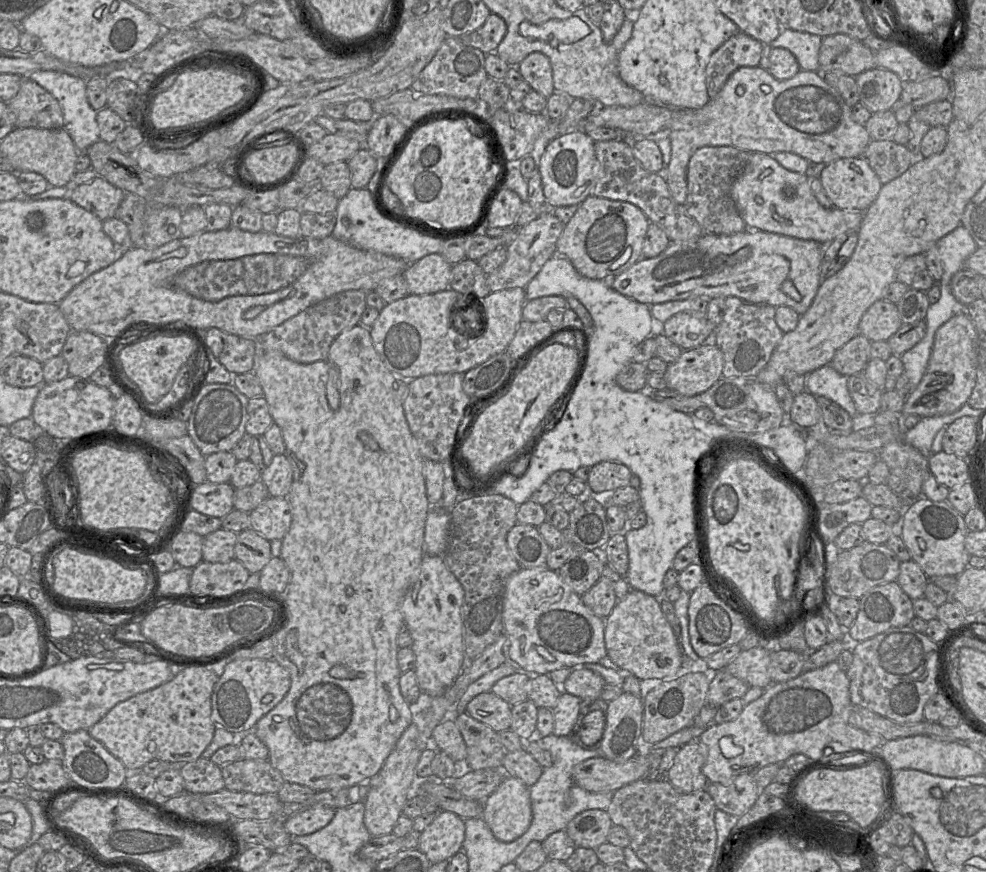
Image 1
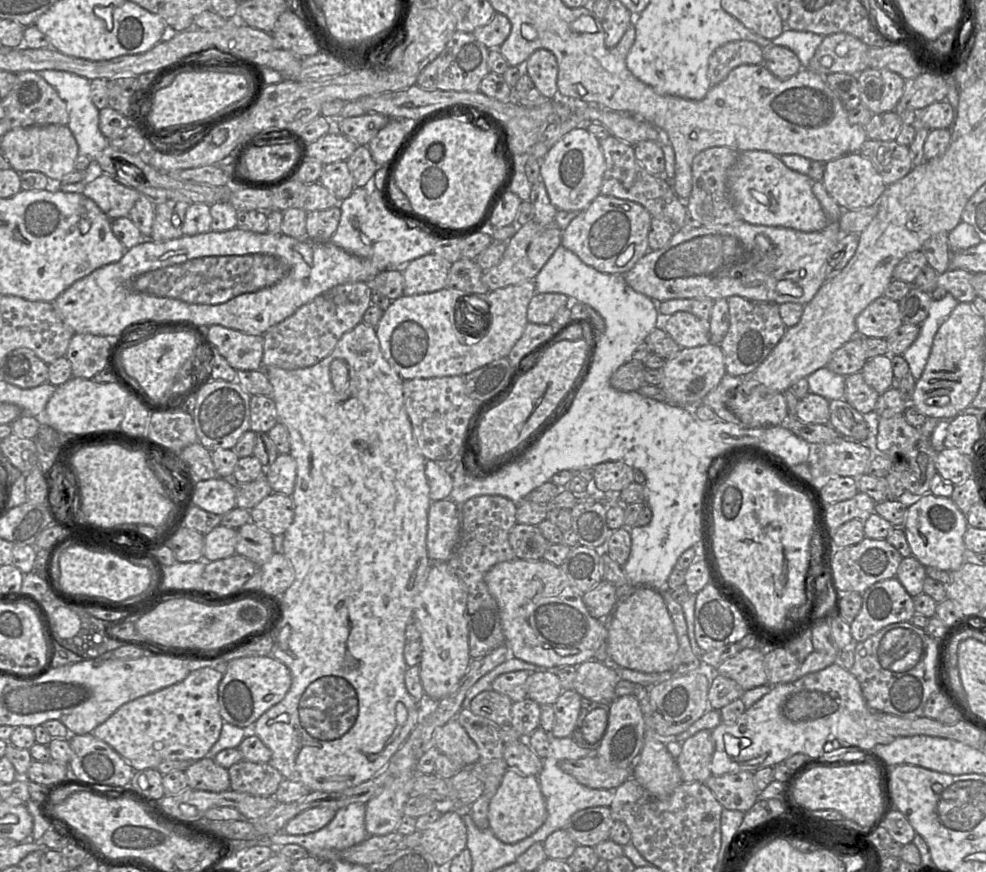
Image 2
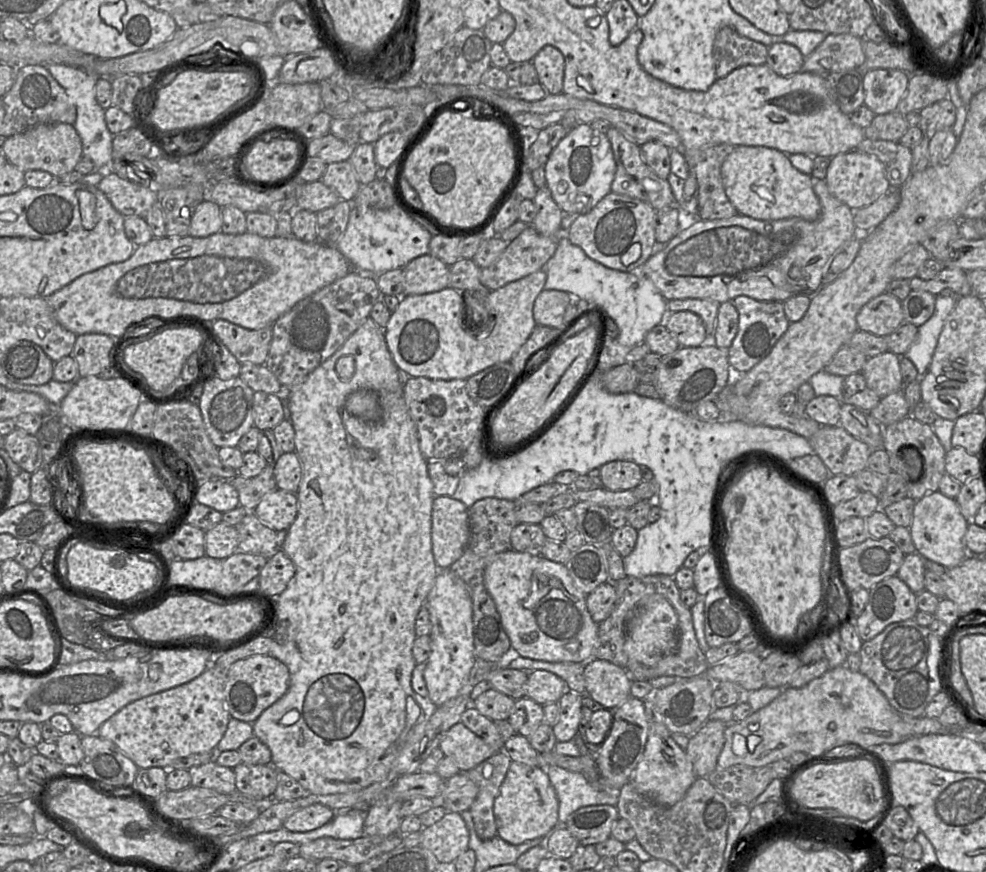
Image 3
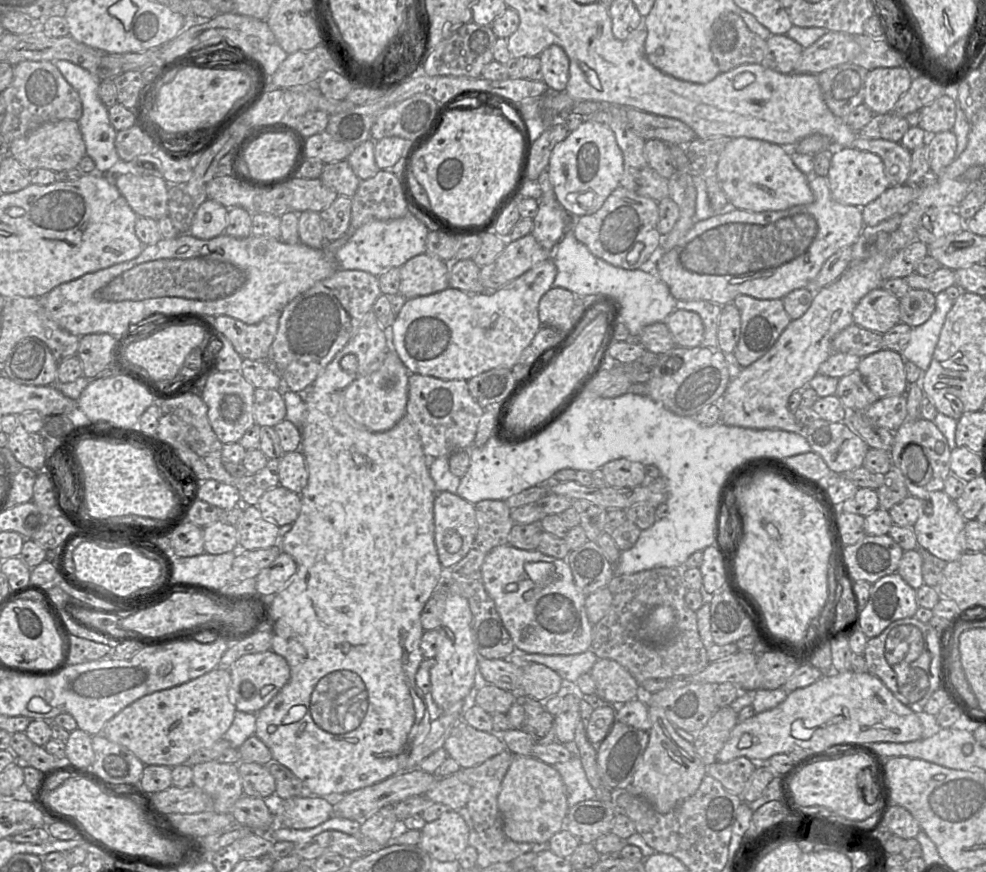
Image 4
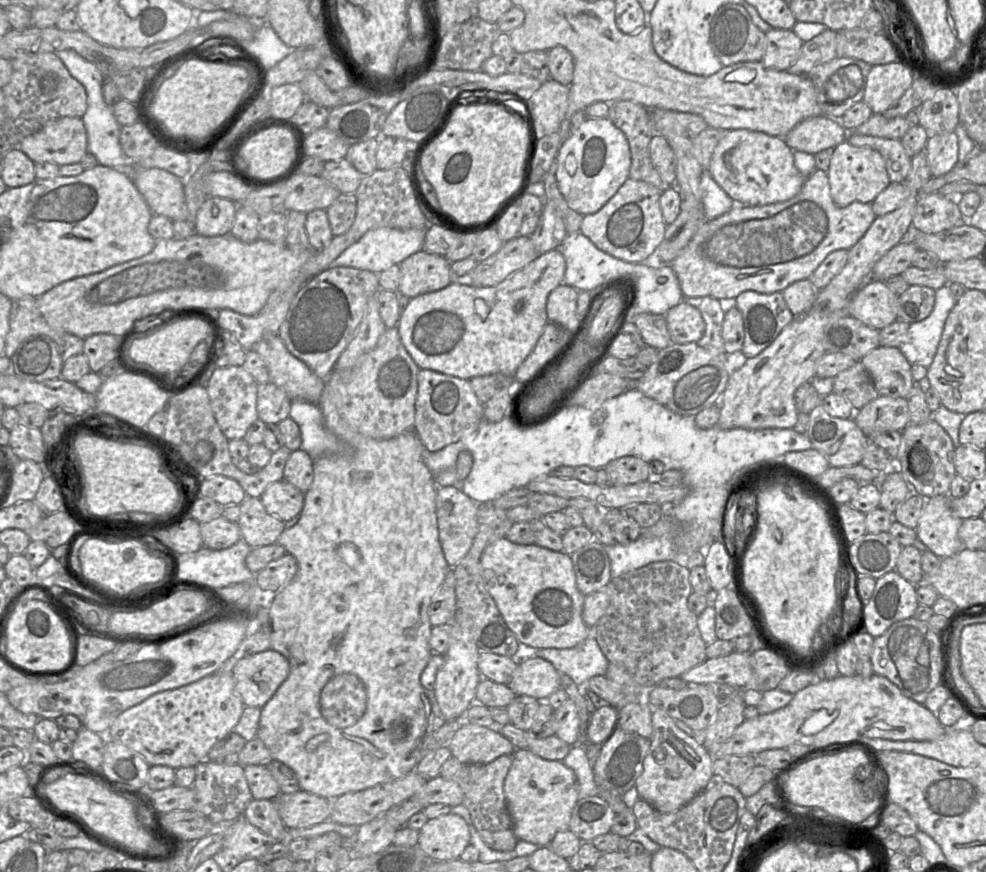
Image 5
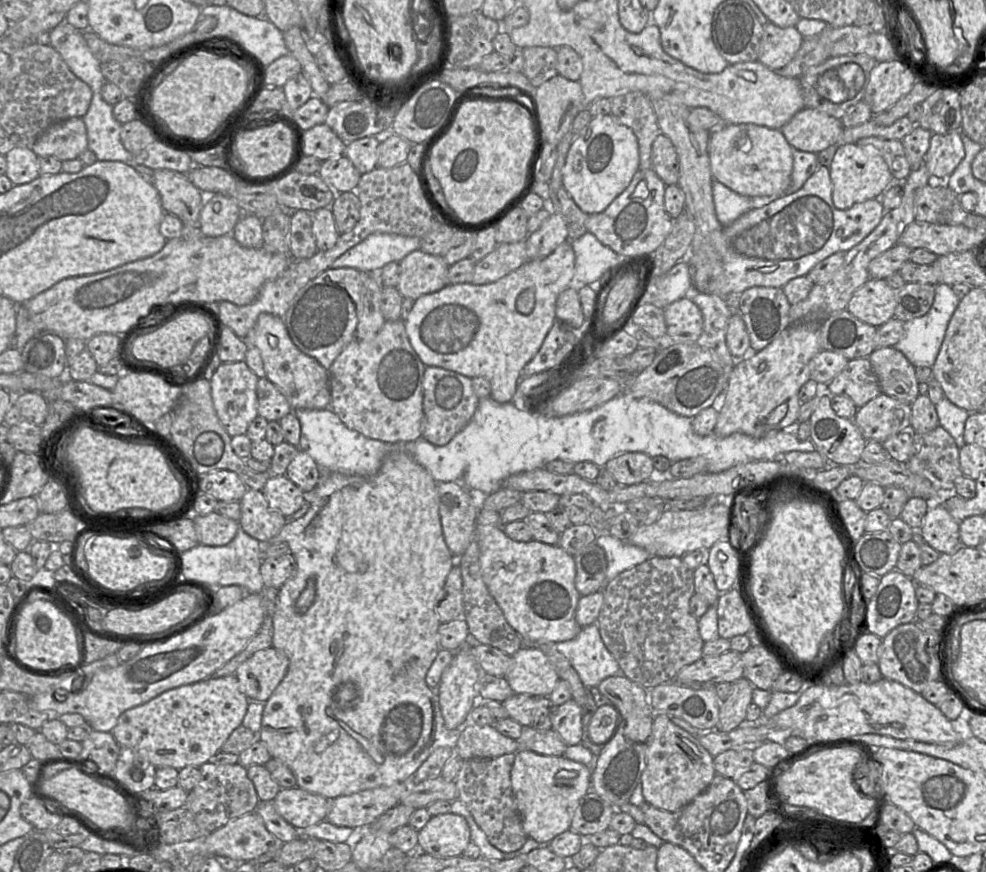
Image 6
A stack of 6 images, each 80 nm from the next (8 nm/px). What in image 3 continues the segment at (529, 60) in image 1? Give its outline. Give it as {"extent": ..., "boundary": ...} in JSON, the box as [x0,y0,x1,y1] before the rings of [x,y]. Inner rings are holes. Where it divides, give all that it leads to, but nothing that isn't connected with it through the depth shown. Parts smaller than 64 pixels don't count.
{"extent":[532,46,565,94],"boundary":[[[544,46],[532,59],[540,83],[548,94],[563,92],[565,58],[554,46]]]}

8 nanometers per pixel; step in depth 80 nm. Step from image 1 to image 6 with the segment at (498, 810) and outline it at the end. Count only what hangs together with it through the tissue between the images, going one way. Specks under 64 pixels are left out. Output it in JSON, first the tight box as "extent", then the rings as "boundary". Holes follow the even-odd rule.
{"extent":[510,751,592,845],"boundary":[[[517,751],[510,777],[526,836],[548,845],[557,835],[569,830],[580,799],[591,790],[591,775],[592,771],[587,766],[569,760],[564,755],[544,756],[530,751]]]}

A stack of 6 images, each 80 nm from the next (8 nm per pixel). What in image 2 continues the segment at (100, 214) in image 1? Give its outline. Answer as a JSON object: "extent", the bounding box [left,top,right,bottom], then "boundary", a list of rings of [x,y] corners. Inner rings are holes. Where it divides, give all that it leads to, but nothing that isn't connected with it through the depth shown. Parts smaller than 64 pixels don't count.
{"extent":[83,175,141,219],"boundary":[[[102,175],[85,185],[83,195],[93,200],[111,219],[128,217],[141,193],[126,187],[108,175]]]}

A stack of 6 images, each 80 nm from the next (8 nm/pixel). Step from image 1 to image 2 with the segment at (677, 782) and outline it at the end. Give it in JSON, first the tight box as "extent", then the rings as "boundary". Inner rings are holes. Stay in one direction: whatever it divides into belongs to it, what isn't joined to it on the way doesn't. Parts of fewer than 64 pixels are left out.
{"extent":[676,730,715,783],"boundary":[[[702,730],[682,742],[681,753],[676,758],[682,783],[705,783],[711,774],[710,764],[715,743],[711,730]]]}

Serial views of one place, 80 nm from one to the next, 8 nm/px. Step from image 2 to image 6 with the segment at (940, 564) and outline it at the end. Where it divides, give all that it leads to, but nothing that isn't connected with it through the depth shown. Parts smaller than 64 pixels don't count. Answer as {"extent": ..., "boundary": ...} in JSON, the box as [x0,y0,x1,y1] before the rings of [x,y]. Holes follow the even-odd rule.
{"extent":[921,503,960,554],"boundary":[[[932,503],[921,527],[924,541],[940,554],[954,552],[960,546],[959,522],[941,503]]]}

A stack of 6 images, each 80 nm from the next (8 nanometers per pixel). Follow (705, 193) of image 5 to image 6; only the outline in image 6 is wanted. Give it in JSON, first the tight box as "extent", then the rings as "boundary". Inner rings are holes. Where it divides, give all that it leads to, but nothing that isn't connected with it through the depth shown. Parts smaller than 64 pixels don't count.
{"extent":[712,179,776,227],"boundary":[[[713,179],[712,194],[715,213],[723,227],[729,226],[745,212],[769,203],[776,197],[748,197],[740,195]]]}

